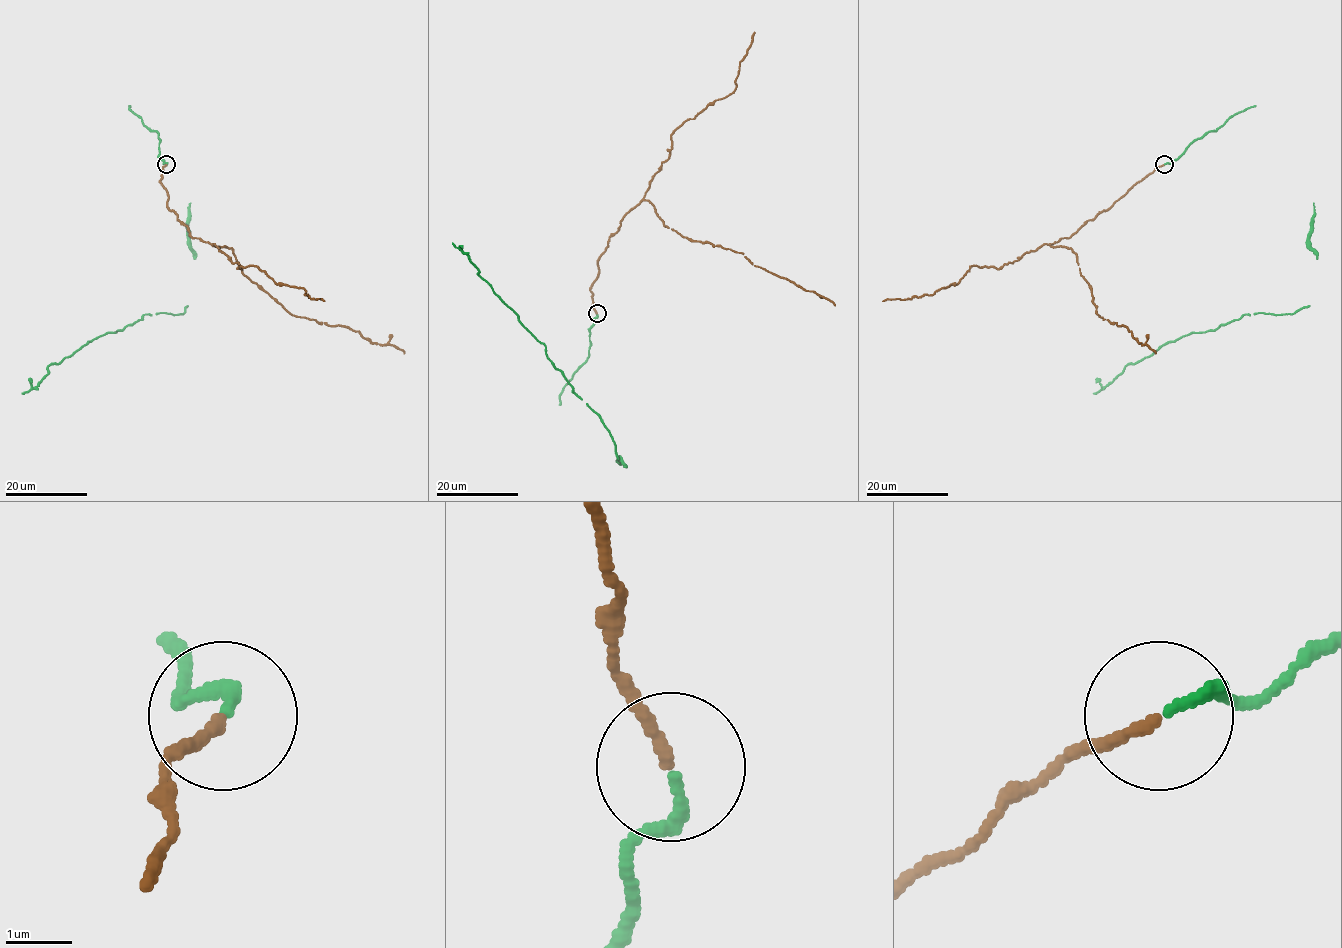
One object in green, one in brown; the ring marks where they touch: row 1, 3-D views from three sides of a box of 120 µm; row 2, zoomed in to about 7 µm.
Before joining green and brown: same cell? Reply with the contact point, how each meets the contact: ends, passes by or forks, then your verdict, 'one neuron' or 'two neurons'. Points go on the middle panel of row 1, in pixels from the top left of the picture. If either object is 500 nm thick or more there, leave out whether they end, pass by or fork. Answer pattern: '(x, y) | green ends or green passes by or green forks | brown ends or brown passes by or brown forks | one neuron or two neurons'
(597, 313) | green ends | brown ends | one neuron

